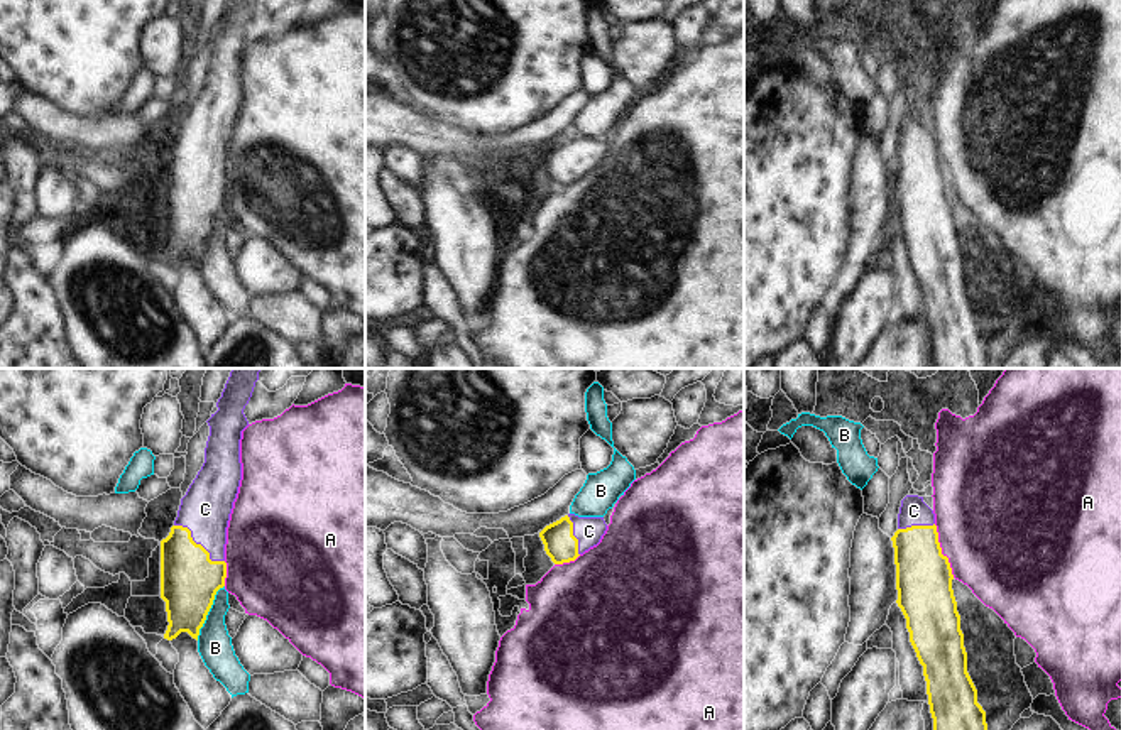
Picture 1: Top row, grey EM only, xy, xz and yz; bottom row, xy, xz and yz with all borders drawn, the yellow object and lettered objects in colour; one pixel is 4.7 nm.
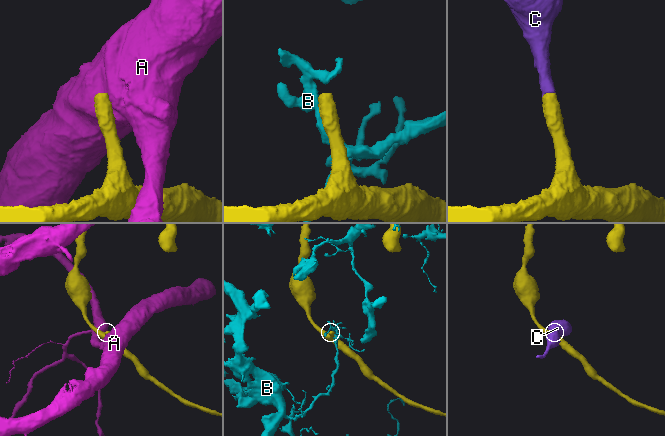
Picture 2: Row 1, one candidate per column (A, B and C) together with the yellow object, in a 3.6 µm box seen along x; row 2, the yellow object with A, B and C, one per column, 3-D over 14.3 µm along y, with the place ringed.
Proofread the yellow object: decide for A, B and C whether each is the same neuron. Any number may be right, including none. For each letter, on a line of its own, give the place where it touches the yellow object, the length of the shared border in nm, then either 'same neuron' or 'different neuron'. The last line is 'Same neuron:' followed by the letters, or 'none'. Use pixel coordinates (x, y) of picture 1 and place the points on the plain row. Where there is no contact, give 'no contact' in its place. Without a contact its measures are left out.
A: yz (940, 173) | 280 nm | different neuron
B: xy (208, 232) | 300 nm | different neuron
C: xy (198, 166) | 300 nm | same neuron
Same neuron: C

